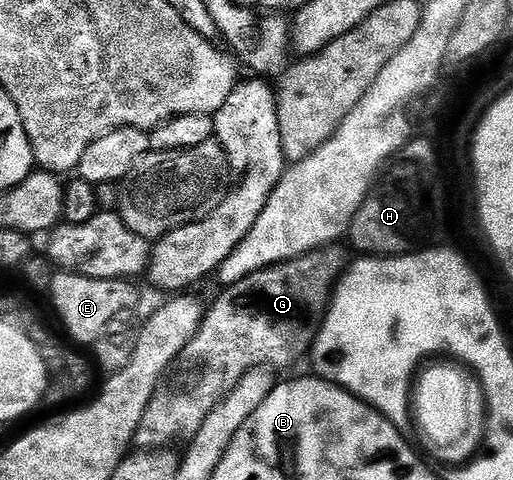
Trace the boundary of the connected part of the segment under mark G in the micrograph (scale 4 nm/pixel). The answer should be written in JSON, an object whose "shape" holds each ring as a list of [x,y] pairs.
{"shape":[[[334,248],[315,250],[313,254],[270,266],[267,270],[250,274],[244,280],[225,287],[221,291],[223,294],[211,304],[210,310],[208,306],[205,311],[196,336],[166,369],[166,375],[160,380],[140,420],[134,446],[142,452],[162,452],[174,448],[170,446],[181,447],[190,443],[196,432],[200,432],[204,420],[208,420],[208,412],[212,412],[212,408],[219,406],[238,387],[244,375],[250,371],[261,371],[261,366],[286,370],[289,366],[296,365],[301,358],[305,359],[314,344],[320,319],[326,313],[330,296],[343,269],[342,258],[336,251]]]}

